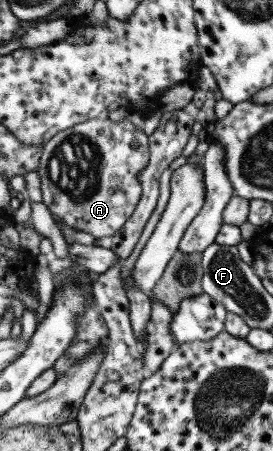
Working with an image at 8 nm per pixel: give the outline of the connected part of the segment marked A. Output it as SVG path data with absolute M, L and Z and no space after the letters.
M101 115L62 130L43 145L37 174L41 177L41 202L47 205L53 218L59 217L69 227L92 234L93 238L108 241L115 231L123 228L125 221L135 212L142 195L140 174L149 162L149 137L143 128L123 119L113 122Z

